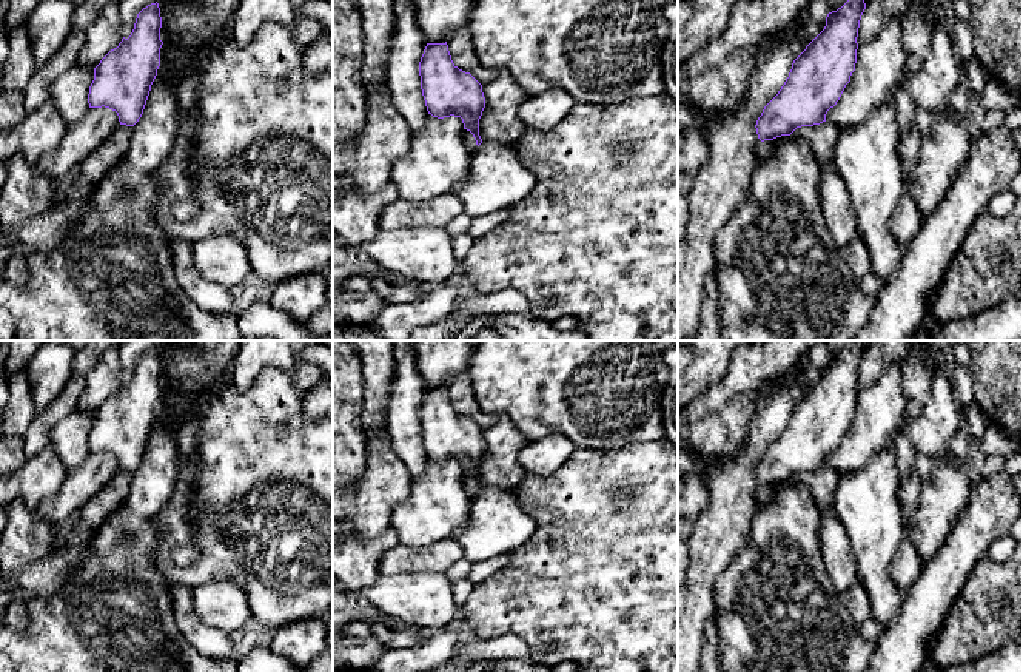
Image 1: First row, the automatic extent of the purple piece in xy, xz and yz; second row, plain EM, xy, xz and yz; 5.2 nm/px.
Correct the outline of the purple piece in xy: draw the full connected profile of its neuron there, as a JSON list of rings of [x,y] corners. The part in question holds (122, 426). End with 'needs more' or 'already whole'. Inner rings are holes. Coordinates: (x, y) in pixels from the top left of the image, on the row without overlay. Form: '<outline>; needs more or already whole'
[[[159,348],[143,353],[136,364],[134,375],[128,384],[122,384],[94,413],[94,425],[89,432],[89,453],[109,453],[117,458],[120,470],[134,472],[143,459],[151,430],[160,412],[162,362]]]; already whole

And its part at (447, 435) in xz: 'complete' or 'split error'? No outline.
complete

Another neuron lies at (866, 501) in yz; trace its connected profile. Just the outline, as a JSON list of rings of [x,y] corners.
[[[884,449],[861,470],[840,473],[833,490],[833,513],[847,530],[872,617],[883,627],[898,617],[904,601],[889,575],[898,544],[906,538],[898,487],[897,456]]]

